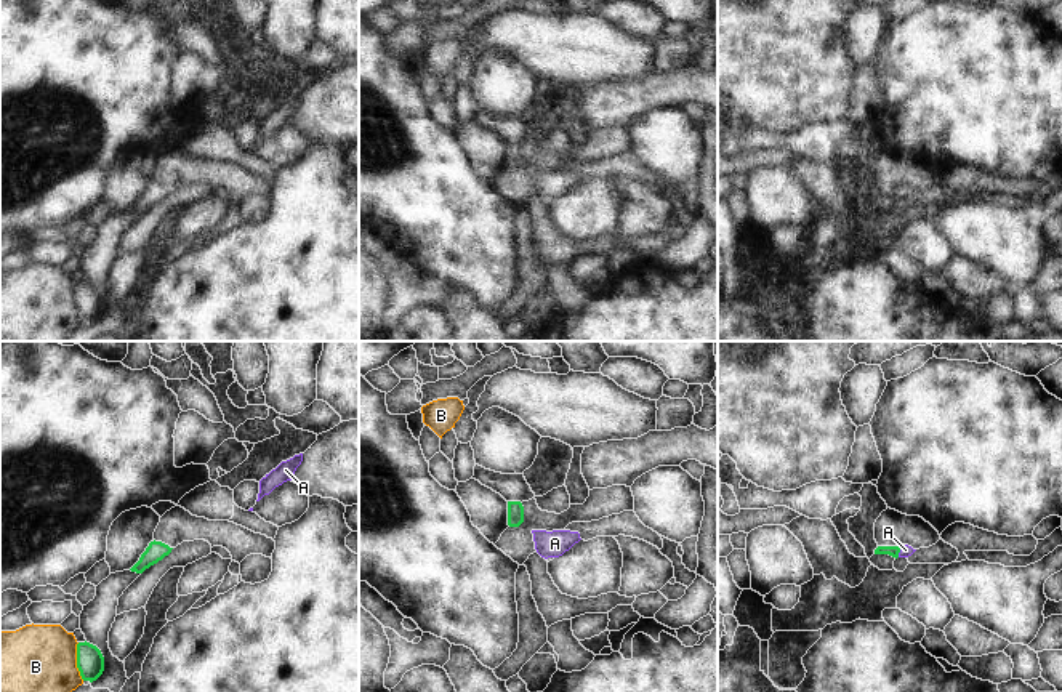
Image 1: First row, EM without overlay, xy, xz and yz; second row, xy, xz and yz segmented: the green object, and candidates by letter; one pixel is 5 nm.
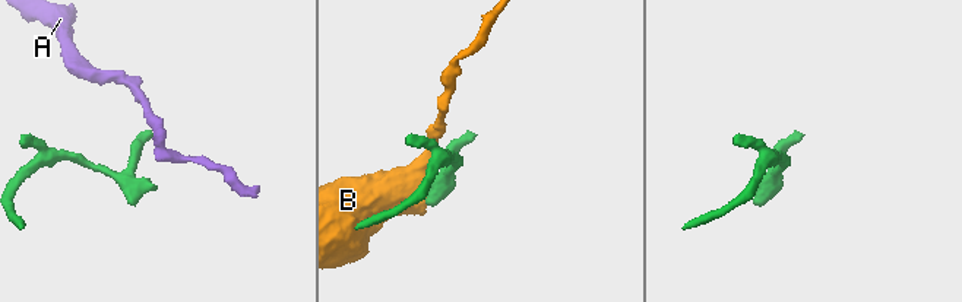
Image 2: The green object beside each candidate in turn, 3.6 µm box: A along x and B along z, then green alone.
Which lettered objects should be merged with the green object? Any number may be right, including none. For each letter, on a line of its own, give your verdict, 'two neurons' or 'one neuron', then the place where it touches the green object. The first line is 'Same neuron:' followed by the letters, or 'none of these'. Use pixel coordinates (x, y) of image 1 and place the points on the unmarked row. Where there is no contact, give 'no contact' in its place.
Same neuron: A
A: one neuron; contact yz (899, 193)
B: two neurons; contact xy (77, 303)

